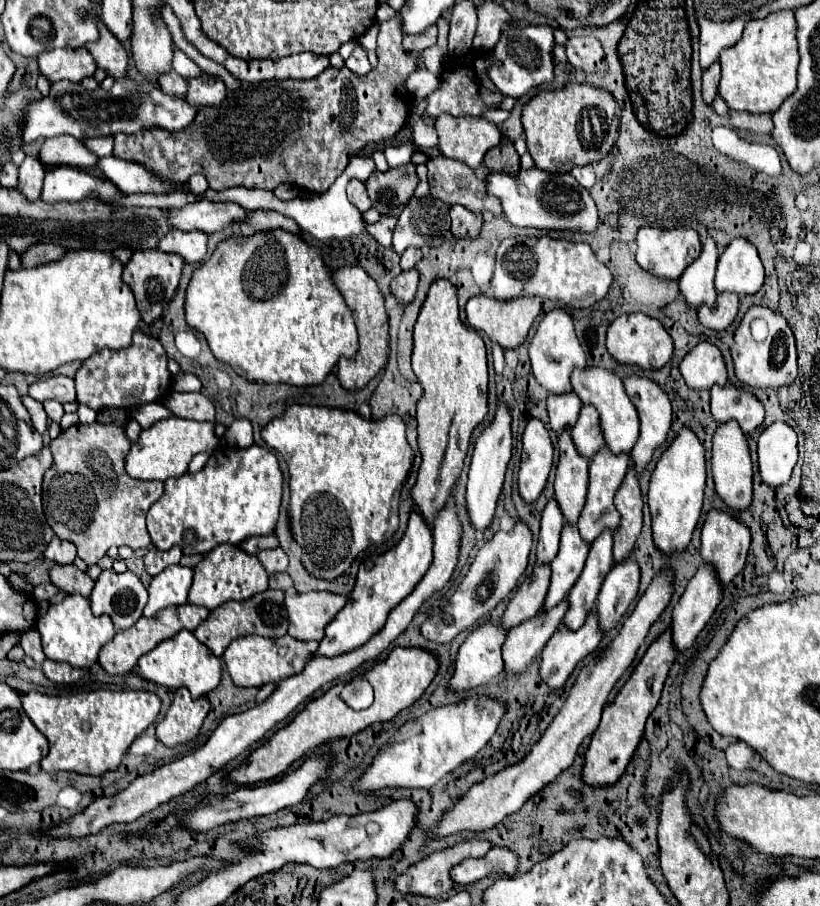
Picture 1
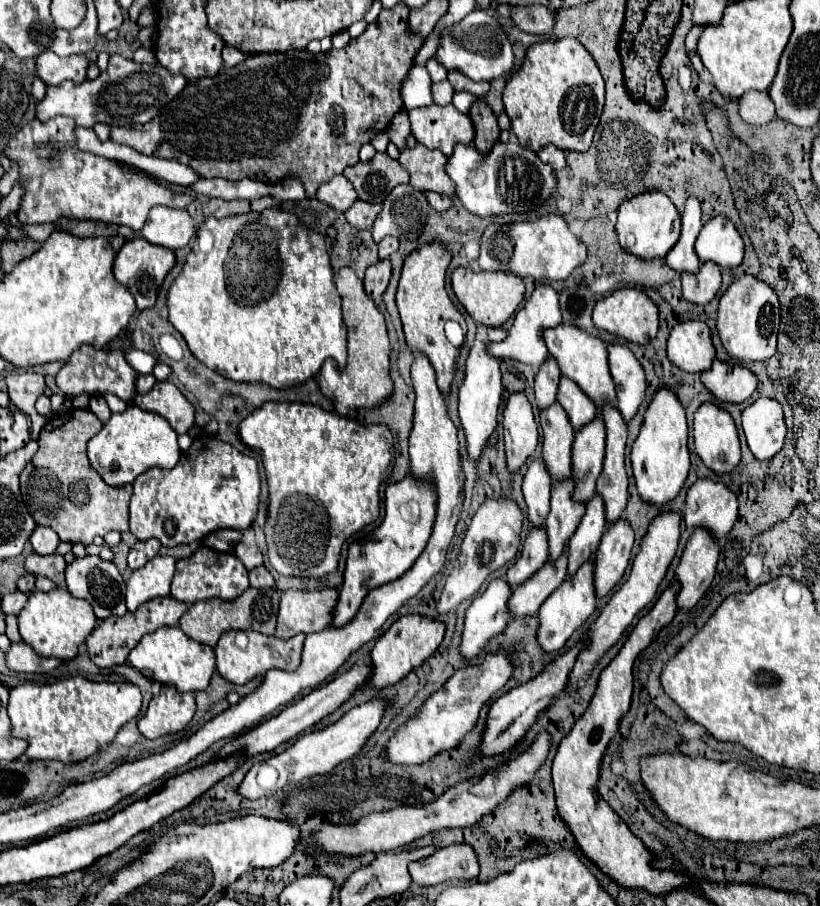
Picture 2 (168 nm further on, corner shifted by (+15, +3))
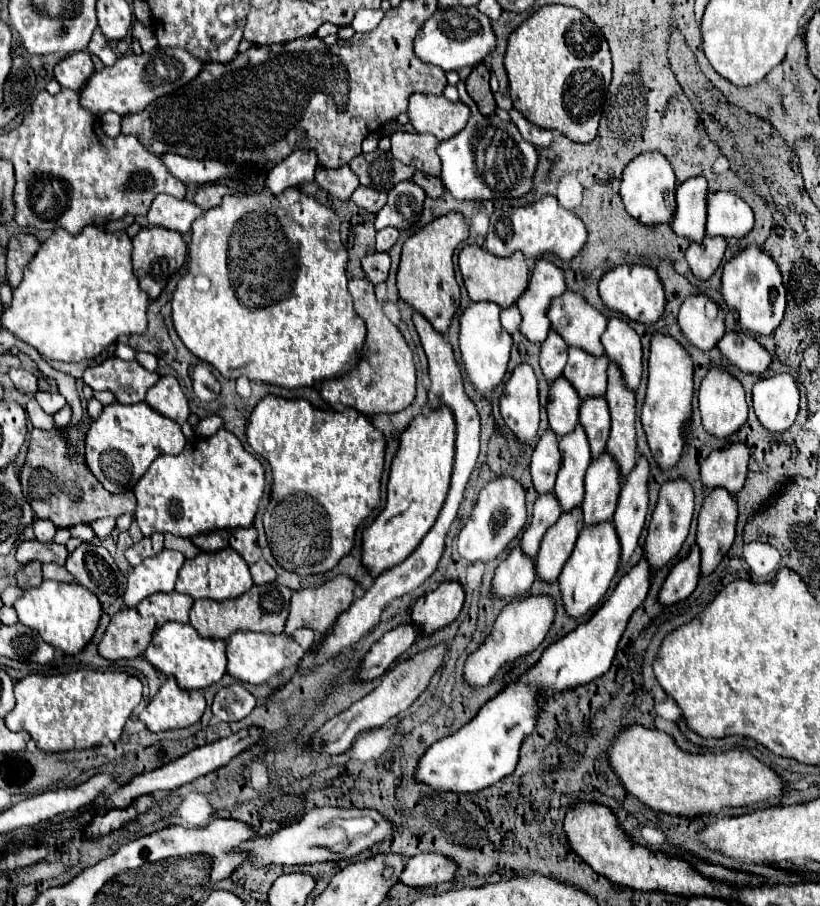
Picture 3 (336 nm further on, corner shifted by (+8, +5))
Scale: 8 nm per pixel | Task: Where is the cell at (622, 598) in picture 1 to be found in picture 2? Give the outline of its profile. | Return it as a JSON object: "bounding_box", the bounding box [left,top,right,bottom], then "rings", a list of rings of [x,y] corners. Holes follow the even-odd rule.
{"bounding_box":[594,520,634,598],"rings":[[[620,520],[606,528],[598,552],[594,556],[594,586],[596,598],[604,598],[624,576],[634,544],[634,532]]]}

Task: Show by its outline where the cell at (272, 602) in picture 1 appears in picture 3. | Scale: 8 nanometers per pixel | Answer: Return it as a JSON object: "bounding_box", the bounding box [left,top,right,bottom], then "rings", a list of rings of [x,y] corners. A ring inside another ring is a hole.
{"bounding_box":[191,582,291,640],"rings":[[[277,582],[263,584],[263,586],[253,586],[249,592],[235,600],[195,600],[191,608],[191,626],[197,628],[197,632],[203,638],[223,638],[227,640],[233,632],[237,630],[253,630],[253,632],[269,632],[269,634],[281,634],[289,616],[289,600],[291,600],[291,590],[285,586],[279,586]]]}

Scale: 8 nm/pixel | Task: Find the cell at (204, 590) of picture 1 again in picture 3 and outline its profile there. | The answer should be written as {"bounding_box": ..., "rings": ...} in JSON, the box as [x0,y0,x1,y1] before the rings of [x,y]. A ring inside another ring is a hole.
{"bounding_box":[175,548,253,600],"rings":[[[223,548],[219,552],[199,552],[195,558],[185,560],[183,568],[179,570],[175,590],[191,596],[193,600],[197,598],[227,600],[227,598],[239,598],[239,594],[245,594],[251,586],[253,578],[249,574],[247,562],[233,548]]]}

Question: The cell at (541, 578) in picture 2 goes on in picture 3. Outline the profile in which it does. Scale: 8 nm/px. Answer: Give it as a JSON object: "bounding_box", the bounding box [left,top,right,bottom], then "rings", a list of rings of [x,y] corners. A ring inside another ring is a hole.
{"bounding_box":[535,508,583,582],"rings":[[[573,508],[571,512],[563,512],[555,526],[551,526],[541,542],[541,550],[535,558],[537,576],[553,582],[561,574],[563,564],[571,556],[575,548],[575,540],[579,536],[579,530],[583,528],[583,510]]]}

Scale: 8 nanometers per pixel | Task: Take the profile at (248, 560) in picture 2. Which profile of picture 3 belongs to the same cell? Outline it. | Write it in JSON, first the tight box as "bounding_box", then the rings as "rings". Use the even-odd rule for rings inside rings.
{"bounding_box":[229,526,261,564],"rings":[[[253,526],[249,528],[235,528],[229,540],[229,546],[241,554],[247,564],[253,564],[261,558],[261,548],[257,544],[257,532]]]}

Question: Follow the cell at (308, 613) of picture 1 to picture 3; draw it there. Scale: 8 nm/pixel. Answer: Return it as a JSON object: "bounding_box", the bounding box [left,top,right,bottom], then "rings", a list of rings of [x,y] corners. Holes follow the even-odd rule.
{"bounding_box":[285,576,357,636],"rings":[[[335,576],[333,580],[325,582],[323,586],[303,588],[303,590],[293,592],[285,634],[291,636],[297,628],[311,628],[317,634],[323,634],[325,630],[329,630],[331,624],[335,624],[339,612],[345,612],[351,606],[351,602],[355,600],[355,586],[357,586],[357,582],[351,580],[349,576]]]}

